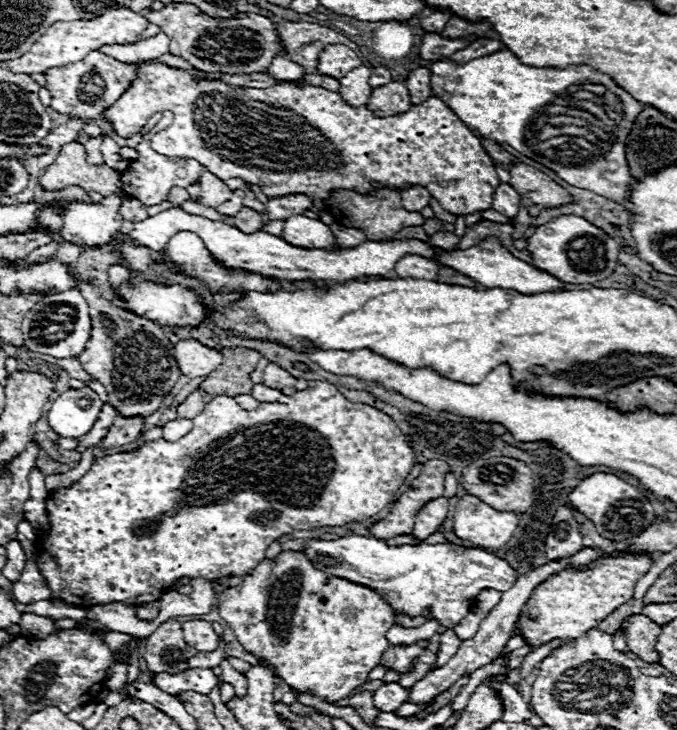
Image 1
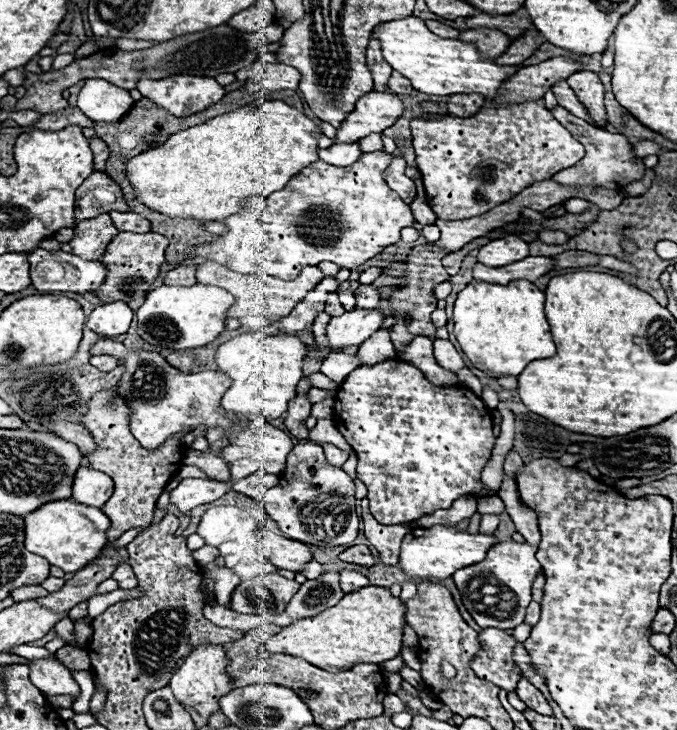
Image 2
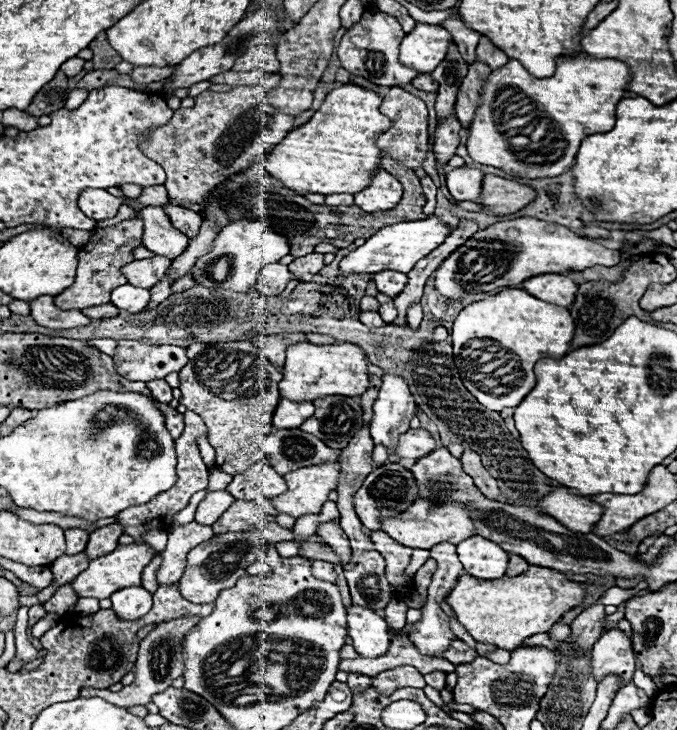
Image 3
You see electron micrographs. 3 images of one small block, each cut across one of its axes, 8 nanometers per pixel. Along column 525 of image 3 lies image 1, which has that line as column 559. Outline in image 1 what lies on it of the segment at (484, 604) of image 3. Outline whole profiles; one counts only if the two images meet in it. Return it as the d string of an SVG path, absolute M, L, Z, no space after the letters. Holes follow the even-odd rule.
M620 554L616 558L602 558L588 566L566 568L538 584L518 616L518 632L528 646L542 646L560 638L568 644L584 632L596 628L610 612L628 602L634 594L636 582L650 570L648 554Z

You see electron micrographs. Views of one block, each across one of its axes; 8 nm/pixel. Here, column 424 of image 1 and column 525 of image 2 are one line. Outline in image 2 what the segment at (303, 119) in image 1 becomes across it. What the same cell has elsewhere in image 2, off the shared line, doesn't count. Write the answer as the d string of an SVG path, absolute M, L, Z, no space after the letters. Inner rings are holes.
M534 100L508 106L488 102L472 118L418 116L412 118L410 128L428 204L442 220L486 214L530 184L550 180L556 172L584 156L582 144L574 140L546 106ZM472 170L474 184L468 184Z

